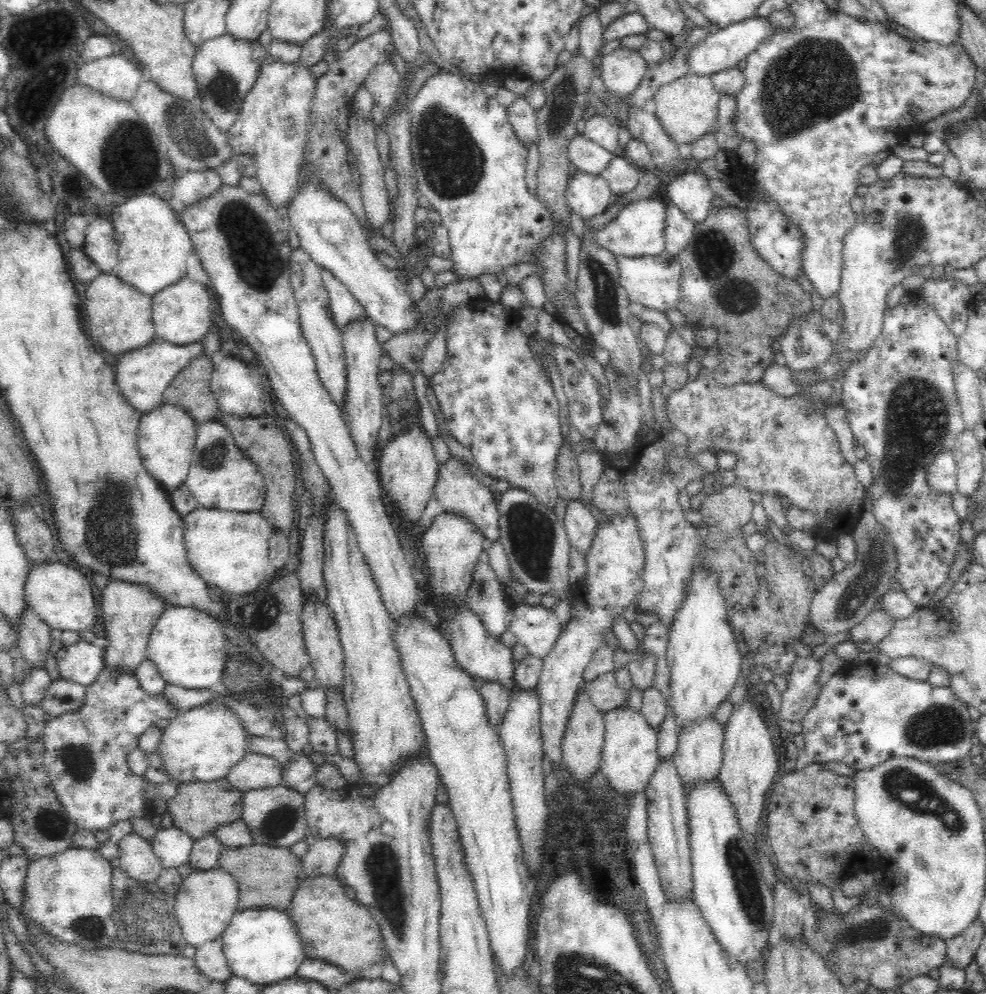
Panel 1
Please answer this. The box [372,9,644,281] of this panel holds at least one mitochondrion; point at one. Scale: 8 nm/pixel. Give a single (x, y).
(452, 165)

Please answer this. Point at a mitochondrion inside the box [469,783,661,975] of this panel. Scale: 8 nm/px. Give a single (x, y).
(560, 882)

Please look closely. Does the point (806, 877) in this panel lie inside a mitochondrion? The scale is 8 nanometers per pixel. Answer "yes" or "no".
no

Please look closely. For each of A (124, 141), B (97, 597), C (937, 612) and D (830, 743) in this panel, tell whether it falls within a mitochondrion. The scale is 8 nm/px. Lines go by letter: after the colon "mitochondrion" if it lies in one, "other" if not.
A: mitochondrion
B: other
C: other
D: other

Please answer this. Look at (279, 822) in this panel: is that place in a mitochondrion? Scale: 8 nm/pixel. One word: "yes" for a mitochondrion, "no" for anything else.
yes

